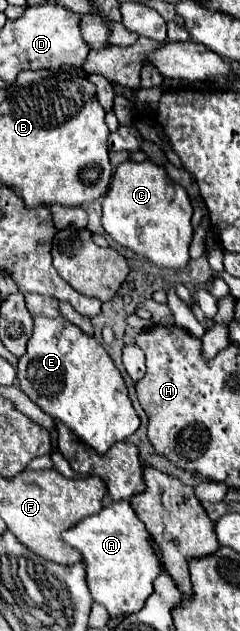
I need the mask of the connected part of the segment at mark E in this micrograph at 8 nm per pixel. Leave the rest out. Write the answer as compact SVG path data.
M34 317L28 351L18 363L18 385L42 411L64 421L98 453L106 453L116 441L126 441L140 427L126 383L110 355L94 337L64 317Z

